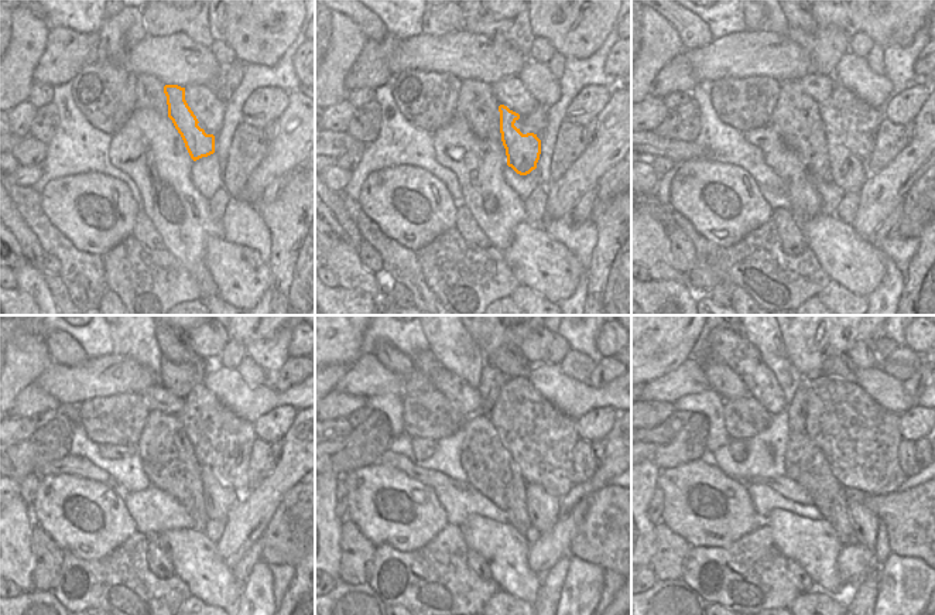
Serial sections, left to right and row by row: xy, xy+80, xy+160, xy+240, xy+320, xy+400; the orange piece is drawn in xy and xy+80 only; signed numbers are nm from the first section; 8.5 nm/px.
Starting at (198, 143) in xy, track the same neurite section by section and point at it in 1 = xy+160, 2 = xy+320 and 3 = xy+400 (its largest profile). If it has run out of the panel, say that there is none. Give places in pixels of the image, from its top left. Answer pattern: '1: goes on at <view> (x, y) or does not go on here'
1: goes on at xy+160 (848, 171)
2: goes on at xy+320 (544, 509)
3: goes on at xy+400 (865, 522)

